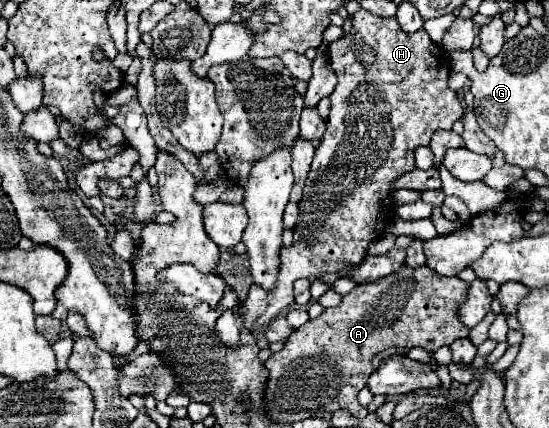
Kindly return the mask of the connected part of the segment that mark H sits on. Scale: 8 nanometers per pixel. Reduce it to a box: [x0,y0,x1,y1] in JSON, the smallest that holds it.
[215,16,463,350]

